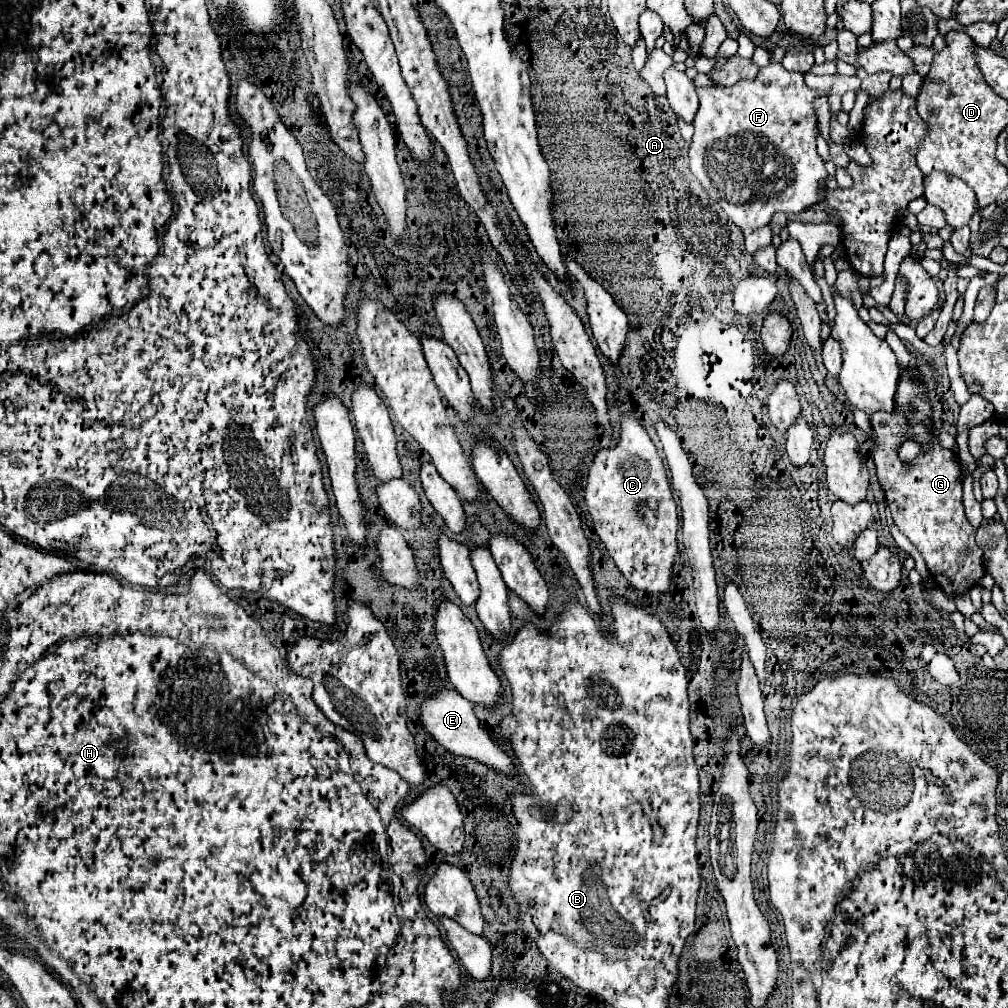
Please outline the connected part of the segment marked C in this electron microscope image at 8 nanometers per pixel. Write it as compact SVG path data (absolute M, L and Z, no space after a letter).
M635 414L623 416L619 444L595 456L585 502L601 542L629 584L647 594L669 592L677 556L677 506L657 448Z

